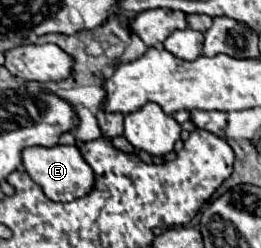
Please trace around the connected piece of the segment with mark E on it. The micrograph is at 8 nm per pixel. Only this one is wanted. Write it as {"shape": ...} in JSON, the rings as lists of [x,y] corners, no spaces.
{"shape":[[[30,146],[22,150],[22,166],[28,172],[28,176],[44,190],[44,194],[54,202],[70,202],[84,194],[88,194],[94,188],[94,172],[82,158],[80,150],[76,146]]]}

